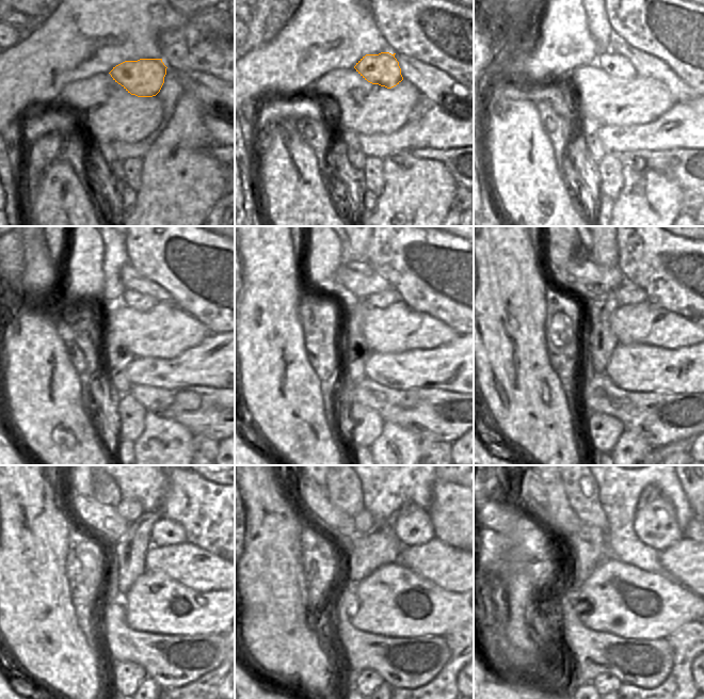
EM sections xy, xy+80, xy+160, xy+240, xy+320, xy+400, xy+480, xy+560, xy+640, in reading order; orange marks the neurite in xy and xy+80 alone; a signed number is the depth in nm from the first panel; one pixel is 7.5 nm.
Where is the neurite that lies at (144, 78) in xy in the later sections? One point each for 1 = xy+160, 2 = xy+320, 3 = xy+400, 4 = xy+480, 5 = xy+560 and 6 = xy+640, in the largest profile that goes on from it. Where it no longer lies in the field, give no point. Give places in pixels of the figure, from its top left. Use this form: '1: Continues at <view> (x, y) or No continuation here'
1: Continues at xy+160 (616, 65)
2: Continues at xy+320 (383, 299)
3: Continues at xy+400 (628, 294)
4: Continues at xy+480 (165, 531)
5: Continues at xy+560 (414, 527)
6: Continues at xy+640 (656, 526)

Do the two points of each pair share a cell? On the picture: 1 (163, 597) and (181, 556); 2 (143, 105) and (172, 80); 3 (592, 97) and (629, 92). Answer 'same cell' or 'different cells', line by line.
1: different cells
2: different cells
3: same cell

